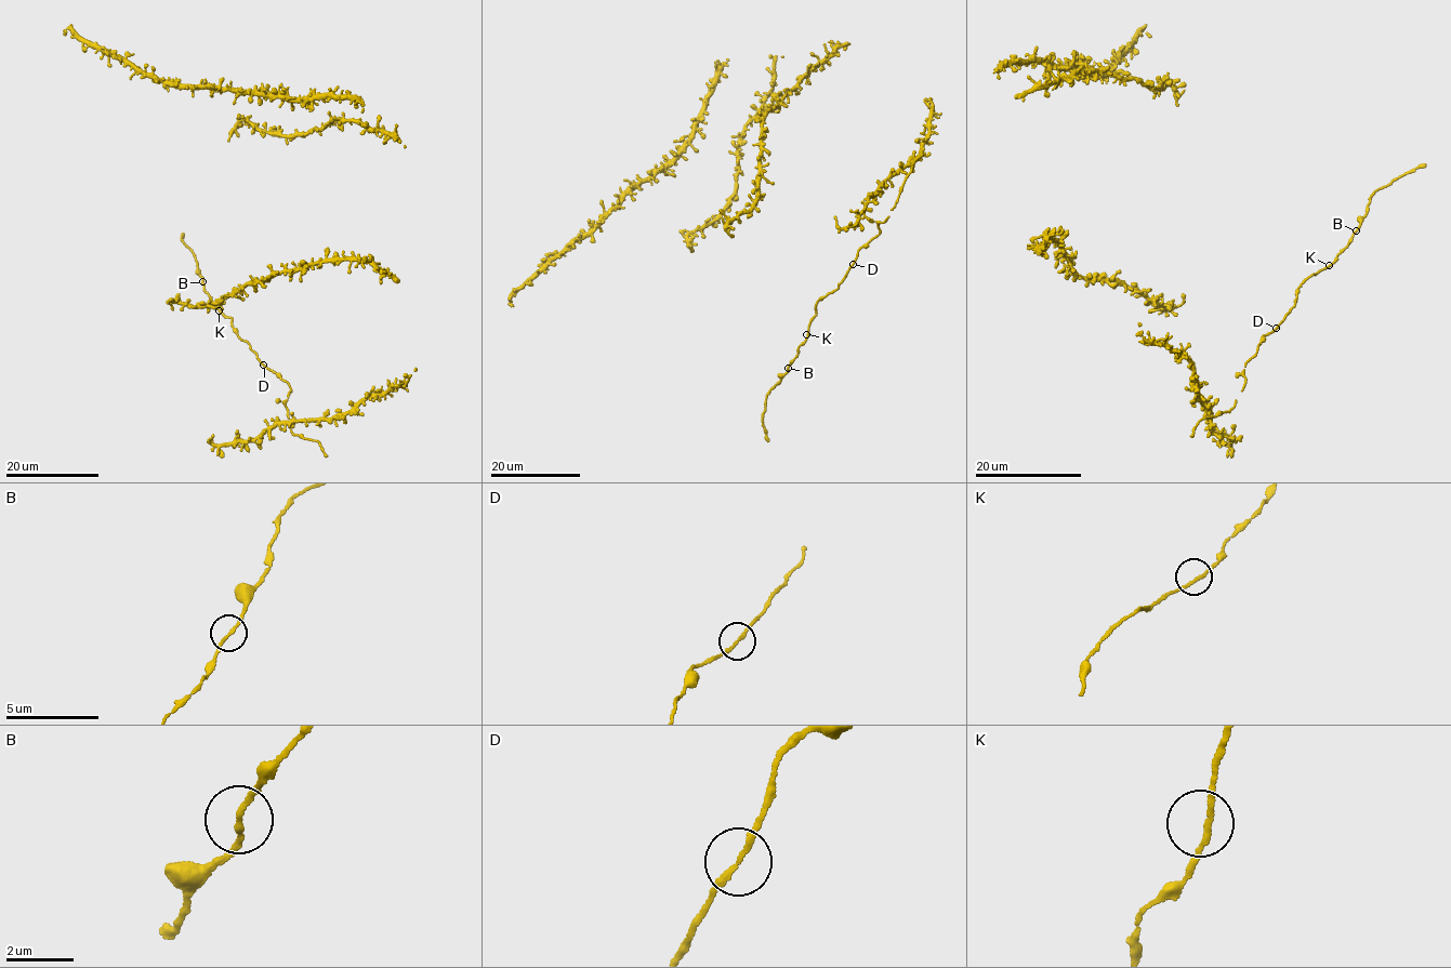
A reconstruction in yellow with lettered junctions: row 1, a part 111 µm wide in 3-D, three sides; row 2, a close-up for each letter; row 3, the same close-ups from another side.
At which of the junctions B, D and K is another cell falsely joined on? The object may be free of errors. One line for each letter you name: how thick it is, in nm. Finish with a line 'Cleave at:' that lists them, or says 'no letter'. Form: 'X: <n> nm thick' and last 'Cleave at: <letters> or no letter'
Cleave at: no letter

